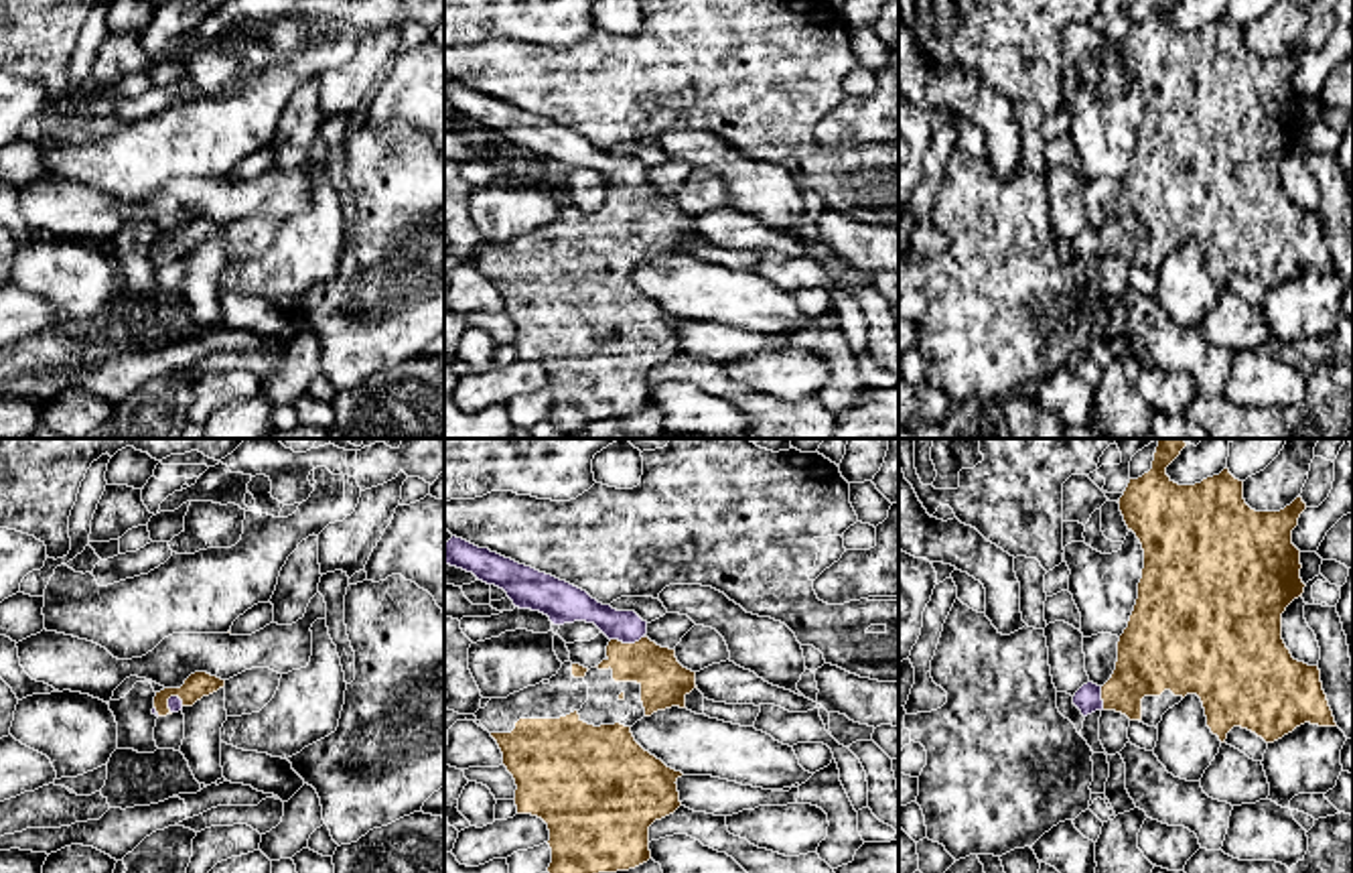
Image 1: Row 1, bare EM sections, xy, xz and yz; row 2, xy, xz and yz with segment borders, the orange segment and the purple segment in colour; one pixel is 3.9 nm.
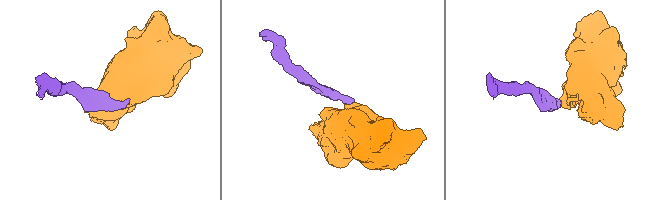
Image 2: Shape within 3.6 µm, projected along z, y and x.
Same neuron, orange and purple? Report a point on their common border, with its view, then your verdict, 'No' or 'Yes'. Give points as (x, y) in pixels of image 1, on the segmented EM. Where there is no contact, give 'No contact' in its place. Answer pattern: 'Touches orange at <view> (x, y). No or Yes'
Touches orange at xz (627, 644). Yes

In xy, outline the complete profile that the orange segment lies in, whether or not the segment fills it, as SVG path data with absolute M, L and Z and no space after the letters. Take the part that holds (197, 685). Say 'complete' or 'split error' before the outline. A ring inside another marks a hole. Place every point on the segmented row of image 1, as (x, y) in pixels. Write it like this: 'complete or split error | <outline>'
split error | M207 672L191 674L181 688L164 688L154 696L152 715L166 717L193 707L203 696L209 696L225 686L225 680L211 676Z

